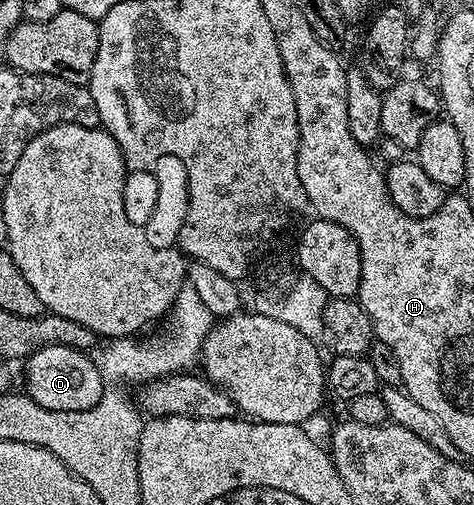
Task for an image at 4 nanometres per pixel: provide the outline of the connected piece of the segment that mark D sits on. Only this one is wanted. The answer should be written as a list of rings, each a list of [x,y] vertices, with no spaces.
[[[62,344],[40,348],[24,362],[26,394],[47,410],[89,410],[102,397],[105,384],[98,364],[88,357],[82,350],[63,347]]]

